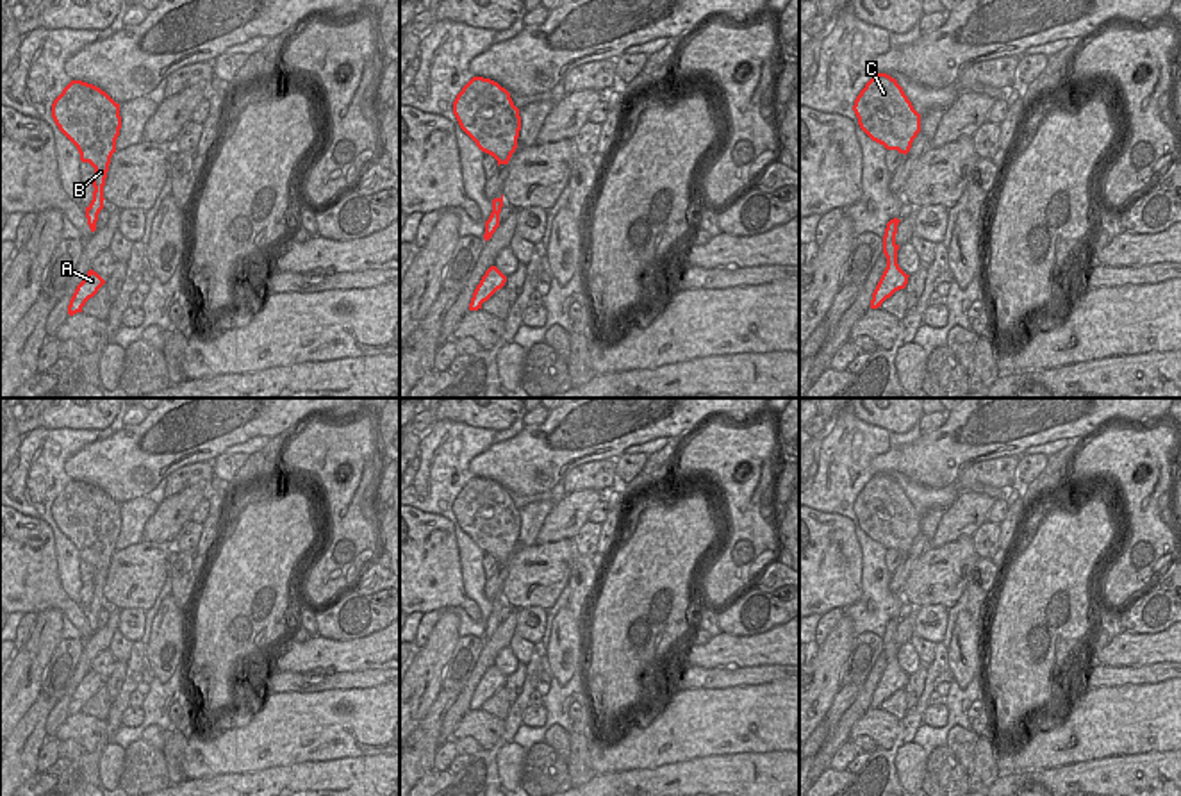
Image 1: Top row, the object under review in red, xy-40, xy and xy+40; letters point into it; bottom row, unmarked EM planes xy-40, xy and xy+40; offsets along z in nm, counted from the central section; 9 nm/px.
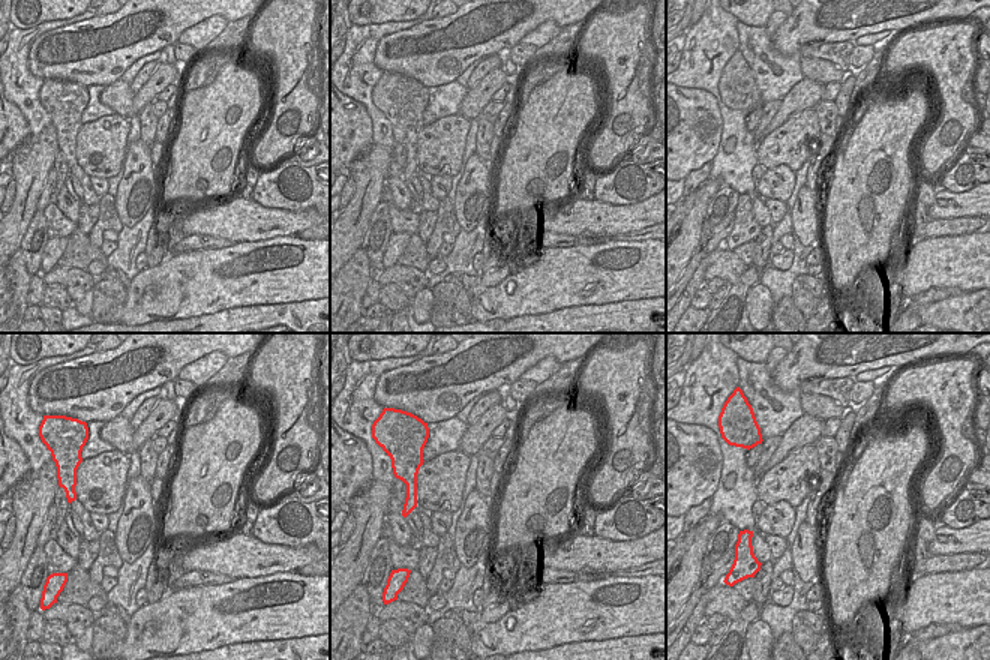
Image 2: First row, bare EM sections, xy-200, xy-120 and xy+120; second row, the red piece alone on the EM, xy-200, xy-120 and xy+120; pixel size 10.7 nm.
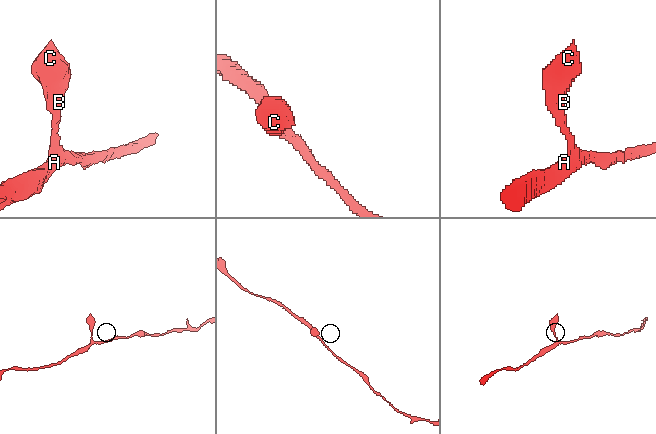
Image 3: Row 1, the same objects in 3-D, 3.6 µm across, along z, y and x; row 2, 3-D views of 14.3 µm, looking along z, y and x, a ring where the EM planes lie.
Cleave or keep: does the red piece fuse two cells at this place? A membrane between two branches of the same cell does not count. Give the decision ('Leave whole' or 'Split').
Leave whole.

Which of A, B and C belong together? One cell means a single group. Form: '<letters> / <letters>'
A B C

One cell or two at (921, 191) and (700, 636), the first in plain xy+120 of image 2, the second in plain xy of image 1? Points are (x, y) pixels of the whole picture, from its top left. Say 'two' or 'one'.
two

